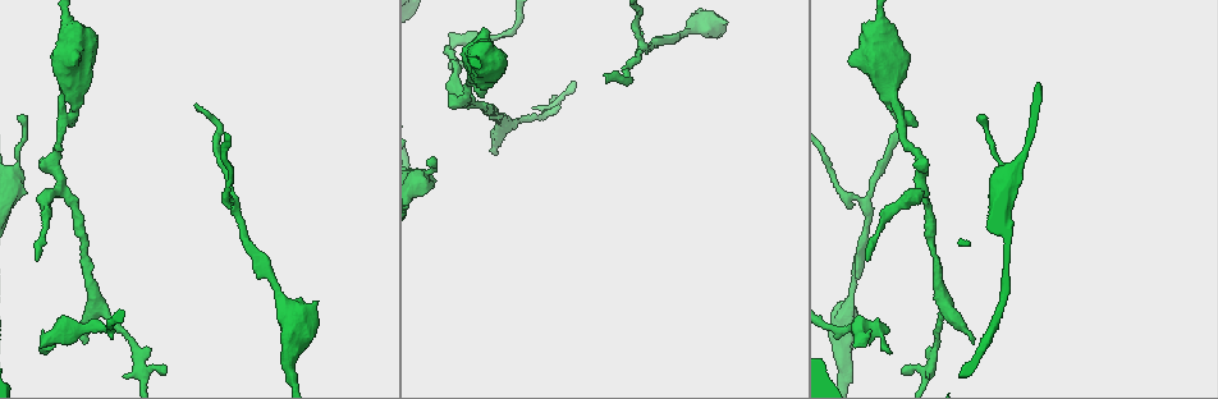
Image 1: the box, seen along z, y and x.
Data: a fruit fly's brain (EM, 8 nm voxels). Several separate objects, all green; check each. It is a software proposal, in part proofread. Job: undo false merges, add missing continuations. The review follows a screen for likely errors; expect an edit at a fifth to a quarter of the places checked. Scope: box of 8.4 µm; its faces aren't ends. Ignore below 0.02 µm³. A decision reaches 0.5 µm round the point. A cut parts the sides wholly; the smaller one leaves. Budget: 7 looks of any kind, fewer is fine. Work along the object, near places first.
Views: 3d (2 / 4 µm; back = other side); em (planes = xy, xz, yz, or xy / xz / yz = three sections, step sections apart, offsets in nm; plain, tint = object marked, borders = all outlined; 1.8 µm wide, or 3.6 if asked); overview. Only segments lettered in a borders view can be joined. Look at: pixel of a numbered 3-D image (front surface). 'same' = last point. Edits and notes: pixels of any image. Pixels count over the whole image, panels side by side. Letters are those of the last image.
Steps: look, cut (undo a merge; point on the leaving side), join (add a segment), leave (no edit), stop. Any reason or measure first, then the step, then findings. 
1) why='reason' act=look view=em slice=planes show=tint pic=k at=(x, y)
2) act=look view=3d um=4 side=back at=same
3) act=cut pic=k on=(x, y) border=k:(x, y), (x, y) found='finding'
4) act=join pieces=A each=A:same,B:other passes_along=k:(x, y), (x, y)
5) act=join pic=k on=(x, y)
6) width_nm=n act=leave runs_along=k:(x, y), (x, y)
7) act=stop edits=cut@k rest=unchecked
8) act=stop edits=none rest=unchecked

why='sudden change in width' act=look view=3d um=4 pic=1 at=(890, 73)

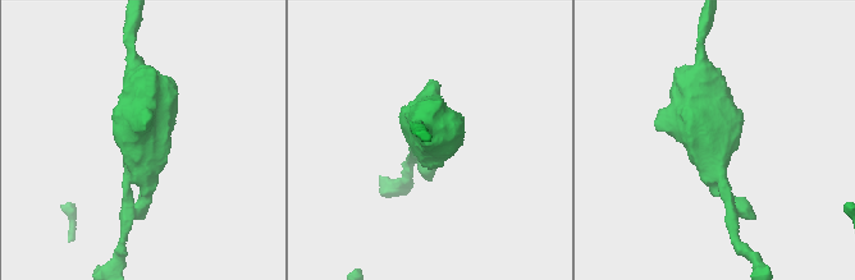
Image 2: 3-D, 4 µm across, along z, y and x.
why='shape alone is not enough' act=look view=em um=3.6 slice=xz step=16 show=tint pic=2 at=(712, 142)

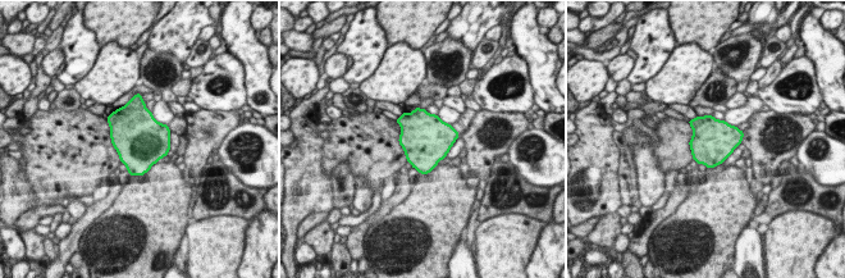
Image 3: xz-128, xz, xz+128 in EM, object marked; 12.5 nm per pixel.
act=look view=em um=3.6 slice=planes show=borders at=same

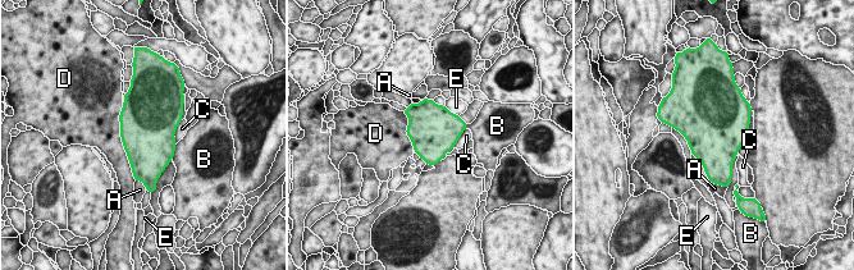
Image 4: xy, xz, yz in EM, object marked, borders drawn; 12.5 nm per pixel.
longest_contact=D:950nm act=leave each=A:other,B:other,C:other,D:other,E:other found='continuous, no second neuron'

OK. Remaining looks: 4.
why='an open end' act=look view=em slice=xz step=4 show=borders pic=1 at=(603, 76)

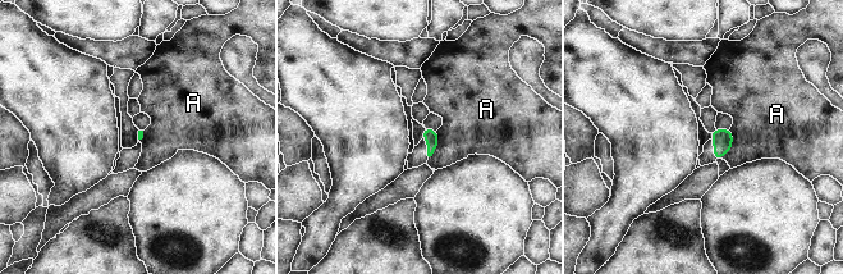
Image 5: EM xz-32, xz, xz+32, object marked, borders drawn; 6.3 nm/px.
act=leave each=A:other found='none of them fits'

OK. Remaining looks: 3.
why='branch stops here' act=look view=3d um=4 pic=1 at=(37, 260)

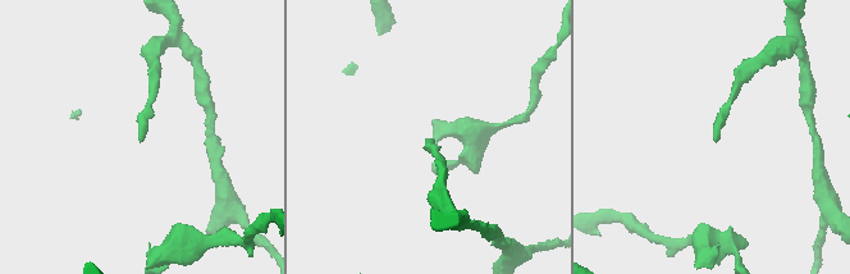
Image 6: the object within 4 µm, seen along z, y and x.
act=look view=em slice=xz step=4 show=tint pic=6 at=(426, 138)

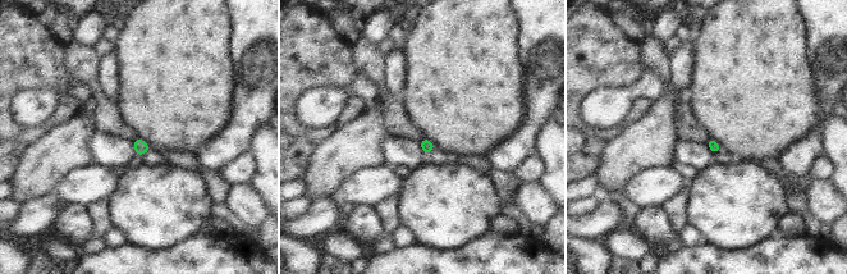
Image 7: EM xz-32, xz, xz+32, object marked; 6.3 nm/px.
act=look view=em slice=planes show=borders at=same

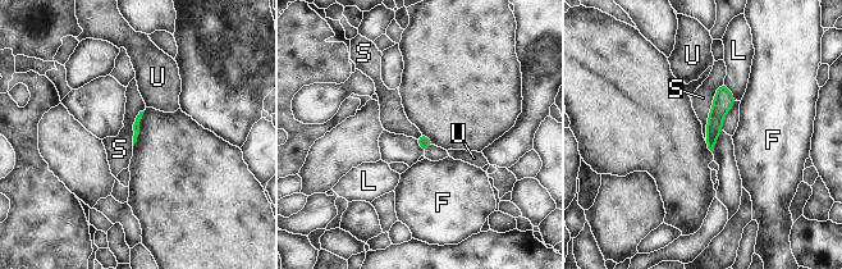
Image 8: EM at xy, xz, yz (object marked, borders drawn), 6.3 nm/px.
longest_contact=S:380nm act=leave each=F:other,L:other,S:other,U:other found='no lettered segment goes on from it'

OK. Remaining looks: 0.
act=stop edits=none rest=unchecked

